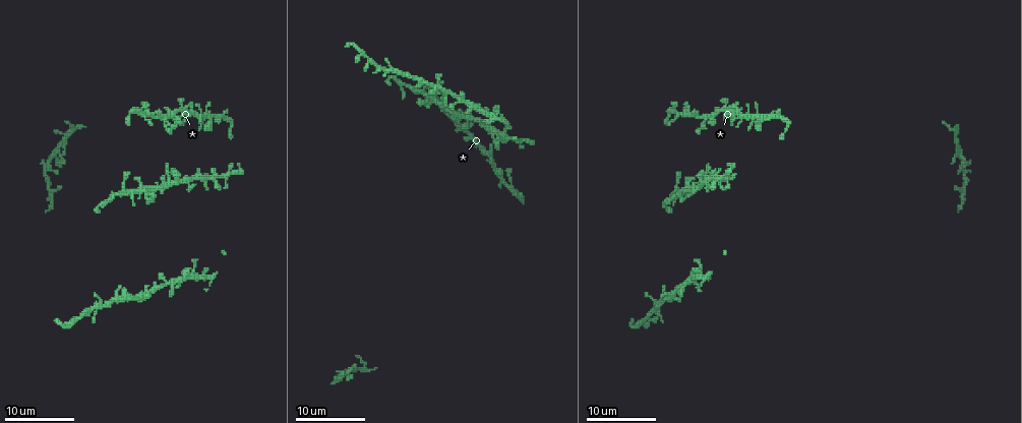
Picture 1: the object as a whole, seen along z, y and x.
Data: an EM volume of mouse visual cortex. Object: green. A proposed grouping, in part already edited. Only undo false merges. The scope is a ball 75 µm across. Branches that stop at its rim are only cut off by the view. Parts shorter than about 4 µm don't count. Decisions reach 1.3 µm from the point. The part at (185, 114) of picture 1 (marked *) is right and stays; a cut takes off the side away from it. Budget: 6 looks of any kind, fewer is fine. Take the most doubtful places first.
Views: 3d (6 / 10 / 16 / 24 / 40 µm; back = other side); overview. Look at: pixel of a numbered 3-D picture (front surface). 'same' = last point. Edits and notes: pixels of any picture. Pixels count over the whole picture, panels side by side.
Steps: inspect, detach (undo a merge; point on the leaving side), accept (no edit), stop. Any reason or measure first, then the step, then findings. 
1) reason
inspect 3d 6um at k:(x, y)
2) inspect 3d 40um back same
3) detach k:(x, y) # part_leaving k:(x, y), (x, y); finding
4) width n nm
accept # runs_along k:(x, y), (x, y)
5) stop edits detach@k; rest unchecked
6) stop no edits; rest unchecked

inspect 3d 16um at 1:(166, 173)

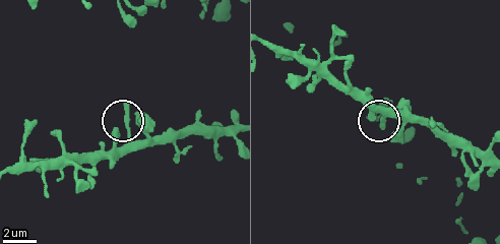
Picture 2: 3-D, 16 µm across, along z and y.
inspect 3d 16um back at 2:(125, 123)

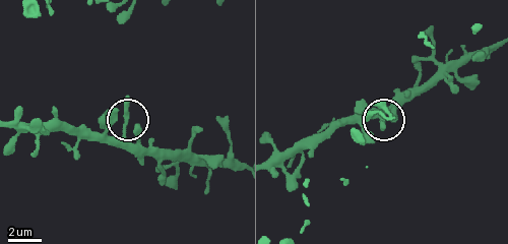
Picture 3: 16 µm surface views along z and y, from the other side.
side_arm 14 um
accept # all the same neuron

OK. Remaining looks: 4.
three-way junction
inspect 3d 10um at 1:(215, 179)

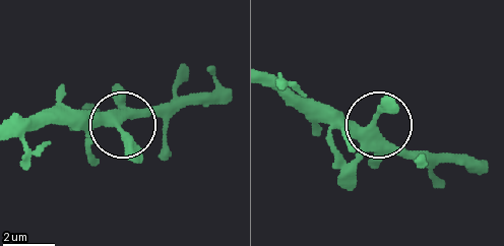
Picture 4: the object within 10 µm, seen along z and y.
other side
inspect 3d 10um back at 4:(375, 128)

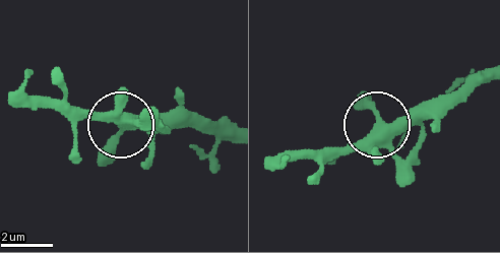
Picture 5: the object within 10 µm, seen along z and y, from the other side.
accept # continuous, no second neuron

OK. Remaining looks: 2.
a fork
inspect 3d 10um at 1:(703, 119)

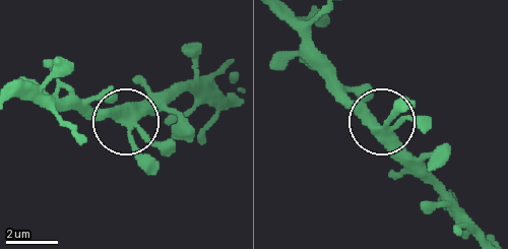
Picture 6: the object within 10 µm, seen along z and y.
arms 3
accept # runs_along 6:(207, 102), (189, 90), (170, 90), (117, 117), (73, 111); all the same neuron

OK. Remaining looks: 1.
stop no edits; rest unchecked

